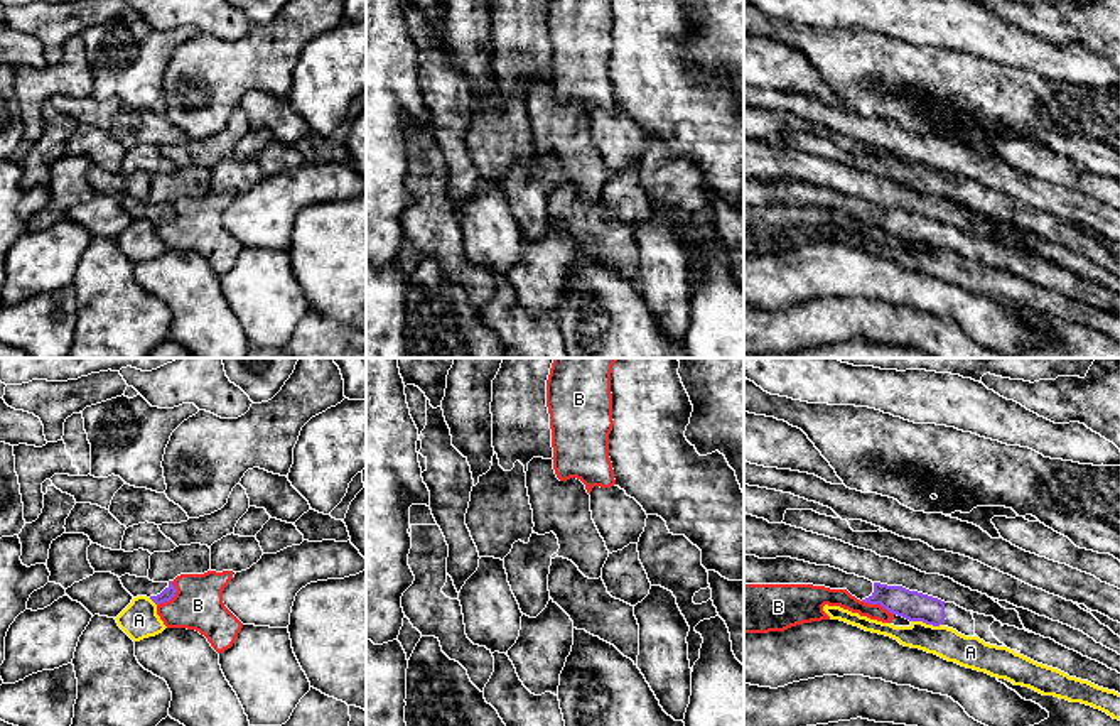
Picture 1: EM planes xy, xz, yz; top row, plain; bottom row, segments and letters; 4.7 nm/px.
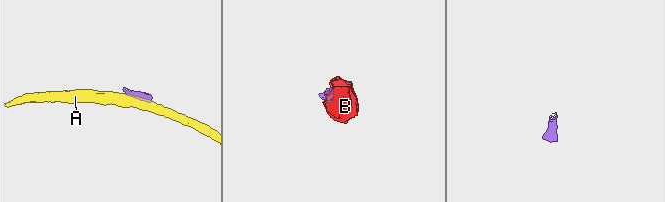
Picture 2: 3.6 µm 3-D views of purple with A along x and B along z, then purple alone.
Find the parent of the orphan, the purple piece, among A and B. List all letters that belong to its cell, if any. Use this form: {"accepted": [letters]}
{"accepted": []}

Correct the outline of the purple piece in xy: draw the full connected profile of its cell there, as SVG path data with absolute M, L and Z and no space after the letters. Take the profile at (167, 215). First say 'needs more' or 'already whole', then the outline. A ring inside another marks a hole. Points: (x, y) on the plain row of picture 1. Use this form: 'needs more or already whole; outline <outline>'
needs more; outline M130 196L121 198L120 203L121 203L123 209L133 219L147 218L155 226L162 226L165 223L170 223L177 214L172 203L169 203L169 204L153 204L148 199L137 199L137 198L130 198Z

